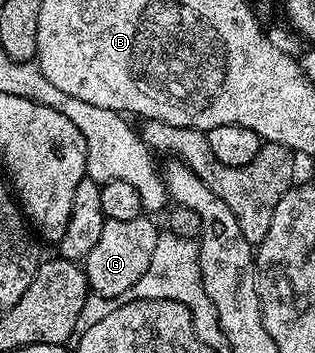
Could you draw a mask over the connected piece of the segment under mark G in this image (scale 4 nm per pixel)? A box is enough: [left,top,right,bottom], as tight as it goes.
[83,217,159,296]

